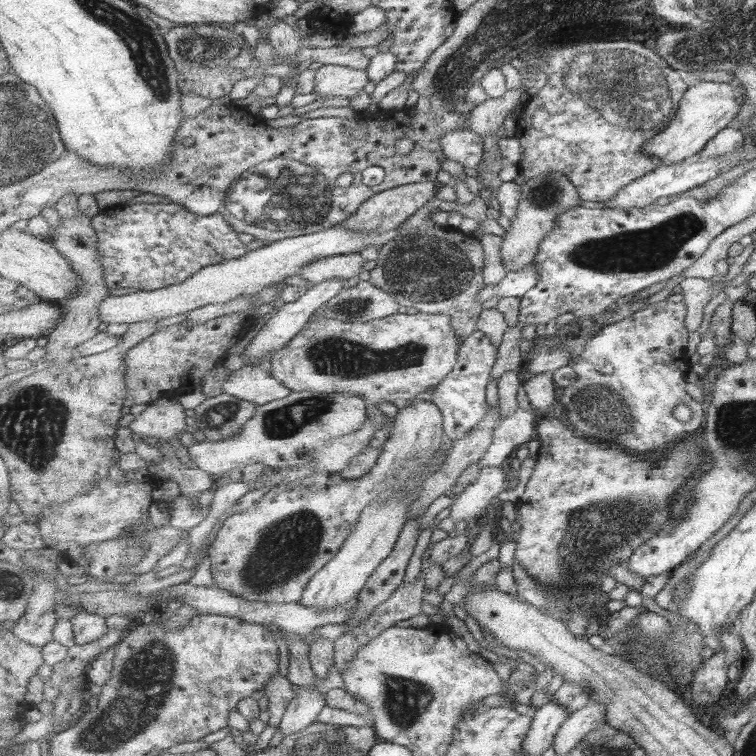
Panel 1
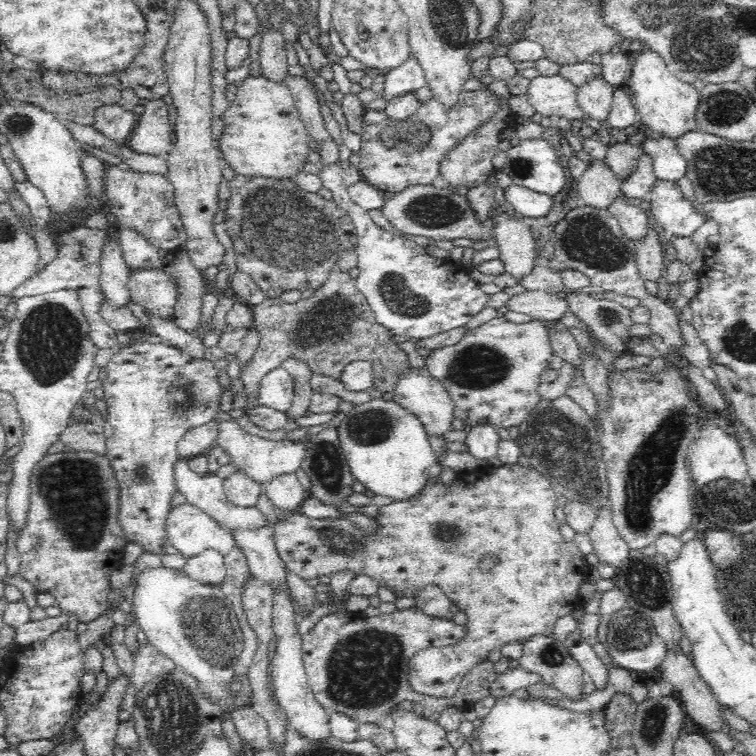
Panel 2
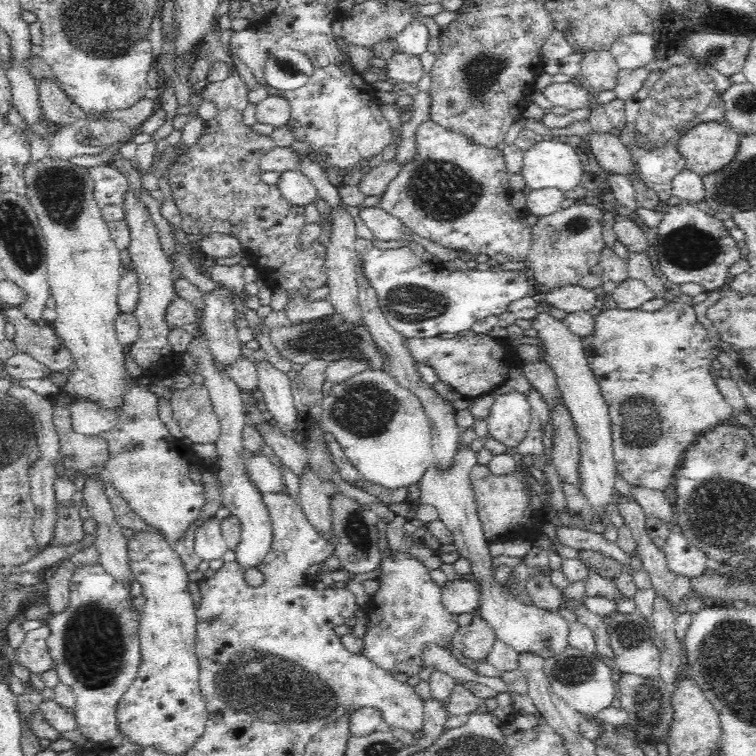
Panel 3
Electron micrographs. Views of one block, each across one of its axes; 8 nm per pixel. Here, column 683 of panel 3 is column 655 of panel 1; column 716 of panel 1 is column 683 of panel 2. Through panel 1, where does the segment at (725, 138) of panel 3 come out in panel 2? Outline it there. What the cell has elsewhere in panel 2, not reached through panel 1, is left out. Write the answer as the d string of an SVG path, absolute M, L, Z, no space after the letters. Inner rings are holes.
M644 48L636 55L632 65L632 76L626 82L632 90L632 105L637 110L638 120L648 128L658 132L660 137L672 141L682 138L688 132L700 131L696 121L701 92L694 84L681 82L674 76L674 67L670 66L657 52Z

